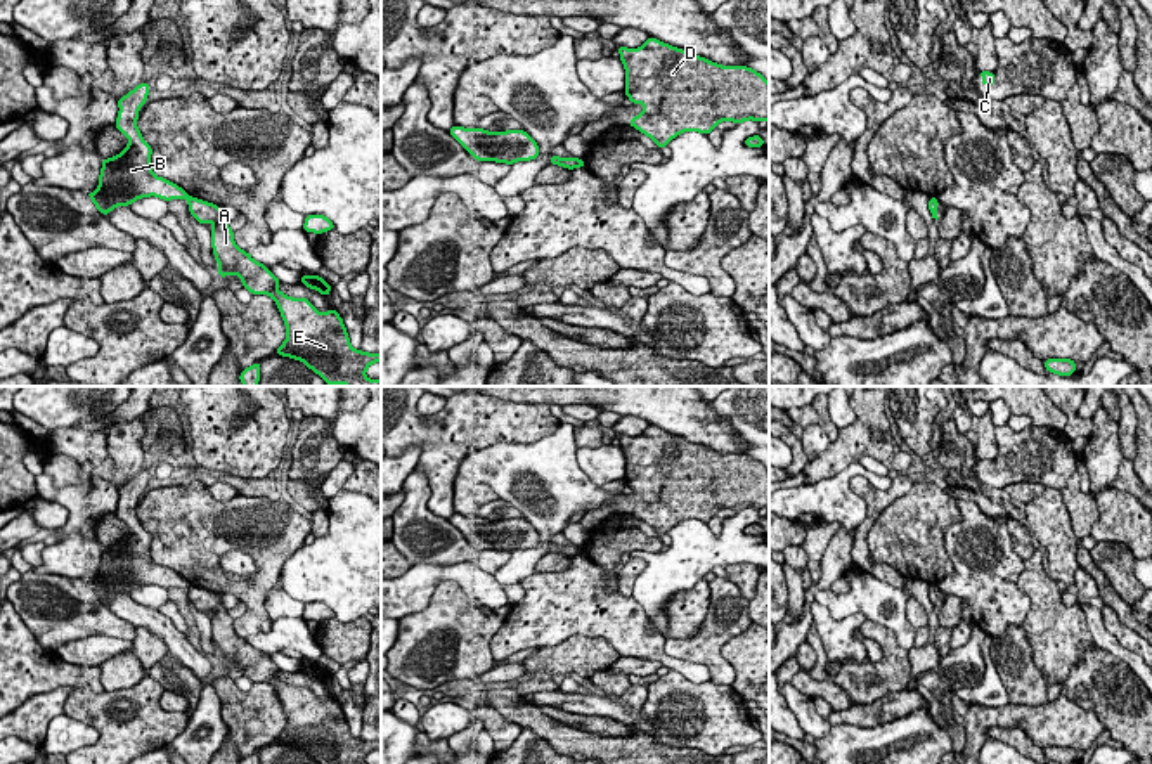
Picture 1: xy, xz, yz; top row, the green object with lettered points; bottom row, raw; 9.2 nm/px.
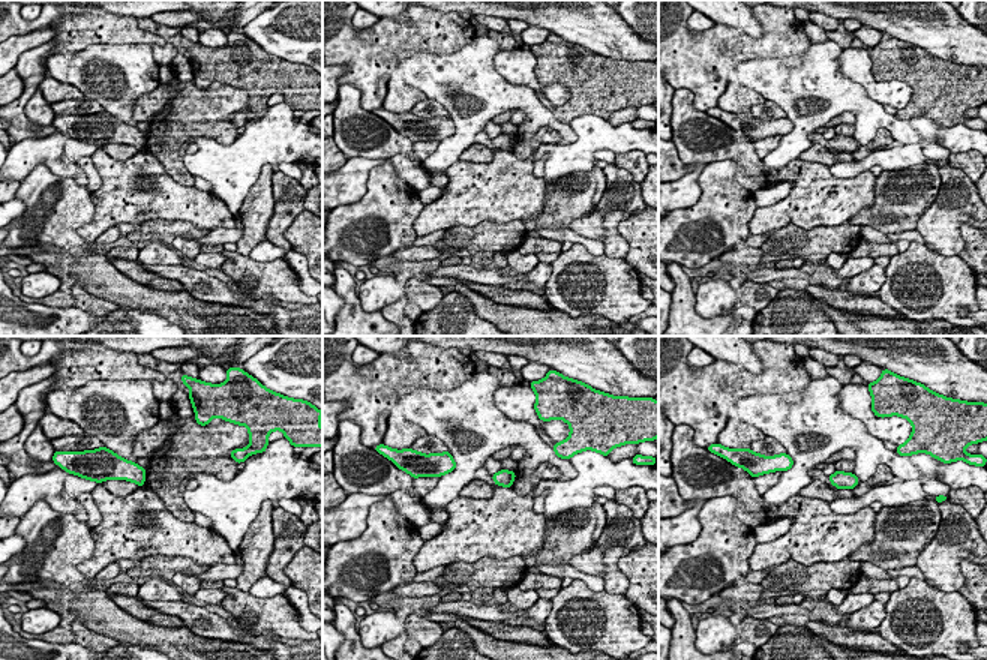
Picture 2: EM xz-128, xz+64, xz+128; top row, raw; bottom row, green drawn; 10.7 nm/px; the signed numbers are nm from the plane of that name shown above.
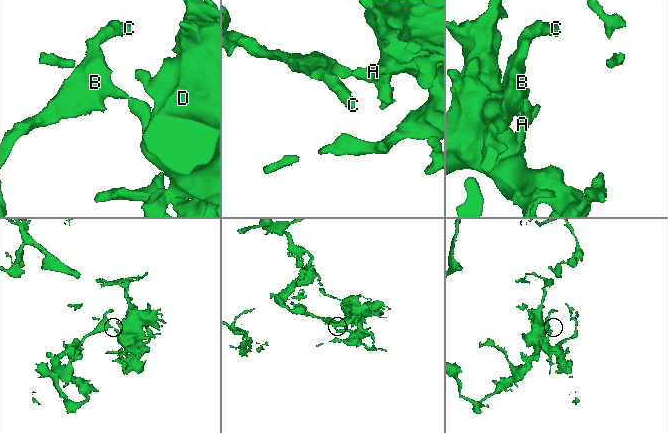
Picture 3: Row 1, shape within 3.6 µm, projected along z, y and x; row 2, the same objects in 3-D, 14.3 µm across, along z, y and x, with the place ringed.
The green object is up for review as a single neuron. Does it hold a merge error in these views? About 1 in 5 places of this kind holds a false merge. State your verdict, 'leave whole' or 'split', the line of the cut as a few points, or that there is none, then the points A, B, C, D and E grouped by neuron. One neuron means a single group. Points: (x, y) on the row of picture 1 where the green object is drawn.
split; cut xz (577, 160), (579, 165); groups A D E / B C

